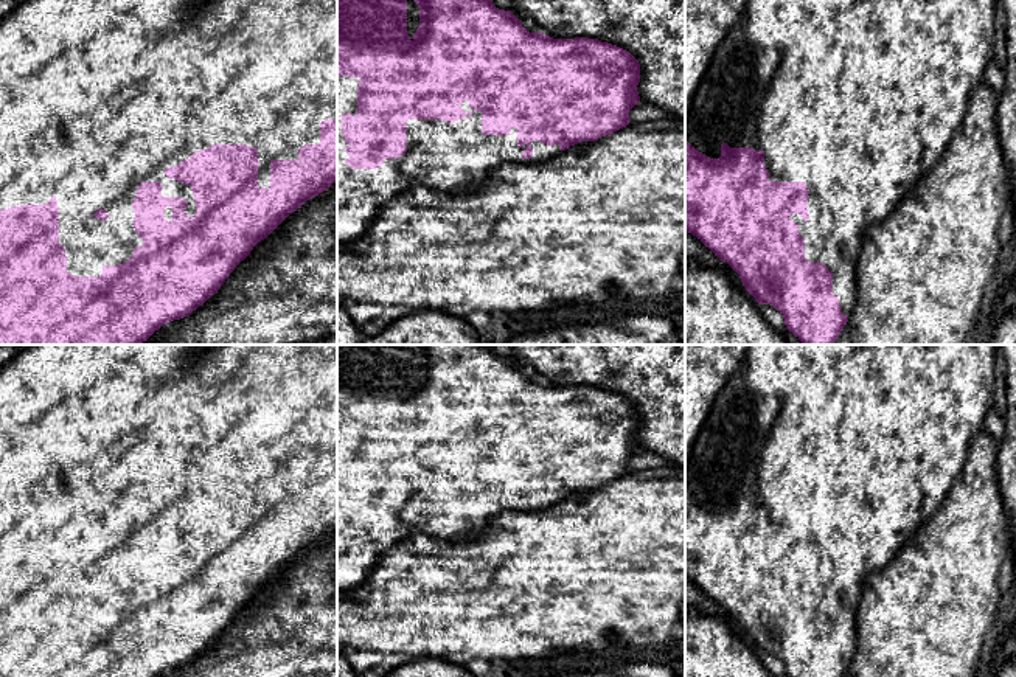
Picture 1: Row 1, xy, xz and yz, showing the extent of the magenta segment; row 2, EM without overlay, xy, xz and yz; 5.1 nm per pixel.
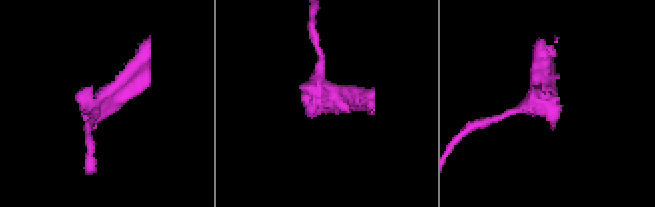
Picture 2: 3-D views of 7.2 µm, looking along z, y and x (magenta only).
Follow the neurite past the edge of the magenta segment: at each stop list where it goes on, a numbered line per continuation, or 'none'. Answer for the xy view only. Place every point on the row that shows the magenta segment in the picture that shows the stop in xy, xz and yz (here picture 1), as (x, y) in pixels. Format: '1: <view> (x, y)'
1: xy (97, 97)

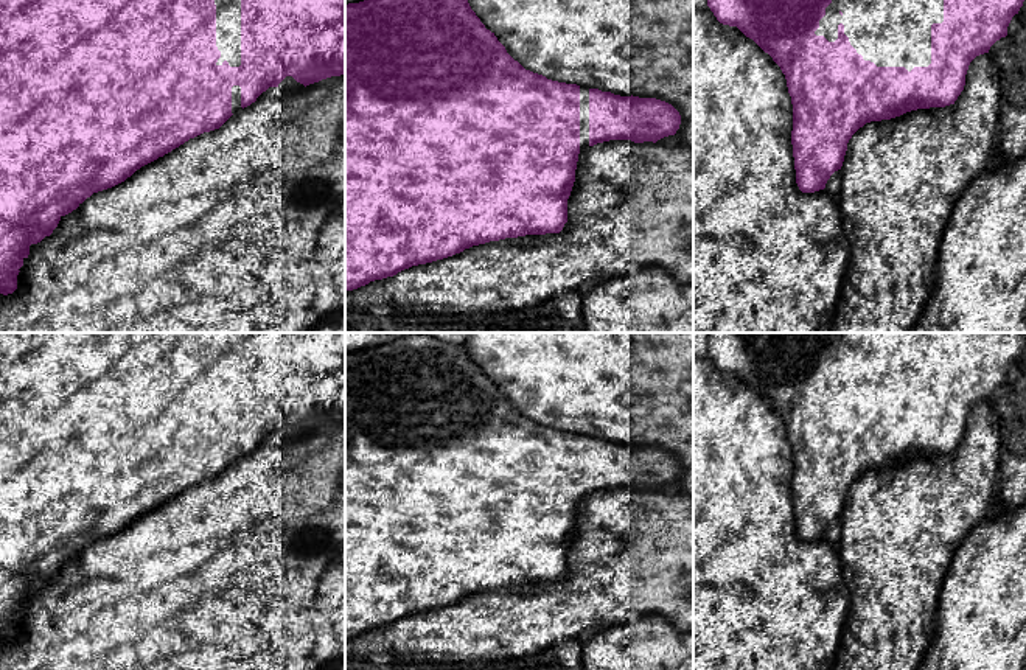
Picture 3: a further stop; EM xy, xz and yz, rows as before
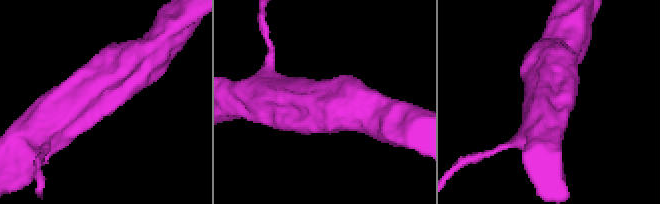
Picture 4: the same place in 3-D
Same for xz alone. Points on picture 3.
1: xz (583, 90)

